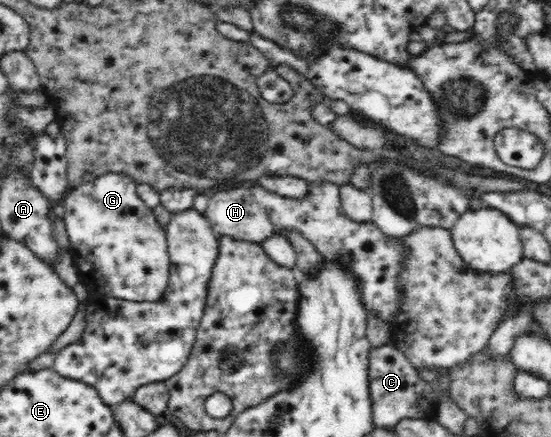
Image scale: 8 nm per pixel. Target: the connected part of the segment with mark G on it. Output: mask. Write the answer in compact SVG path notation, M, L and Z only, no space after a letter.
M104 173L96 180L71 188L62 203L65 206L63 221L70 241L69 248L76 260L88 262L90 272L82 274L82 282L90 290L108 297L144 302L160 300L169 283L170 259L165 227L160 226L152 208L148 208L137 195L138 183L122 173Z

